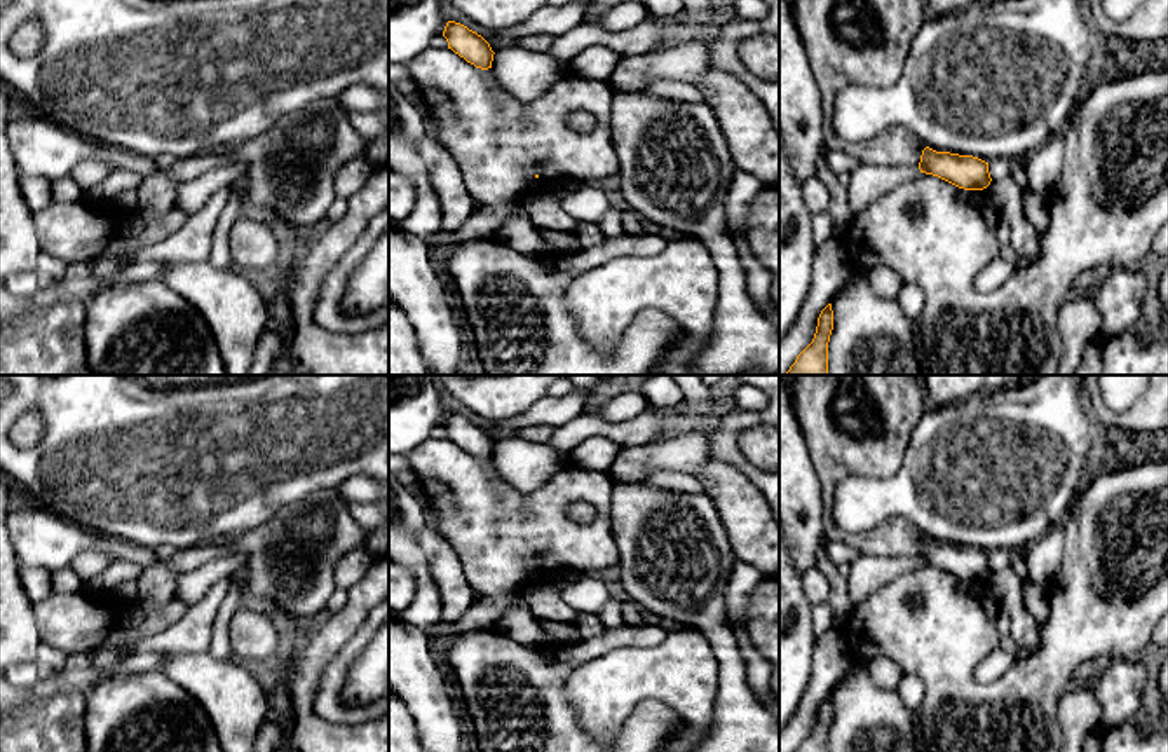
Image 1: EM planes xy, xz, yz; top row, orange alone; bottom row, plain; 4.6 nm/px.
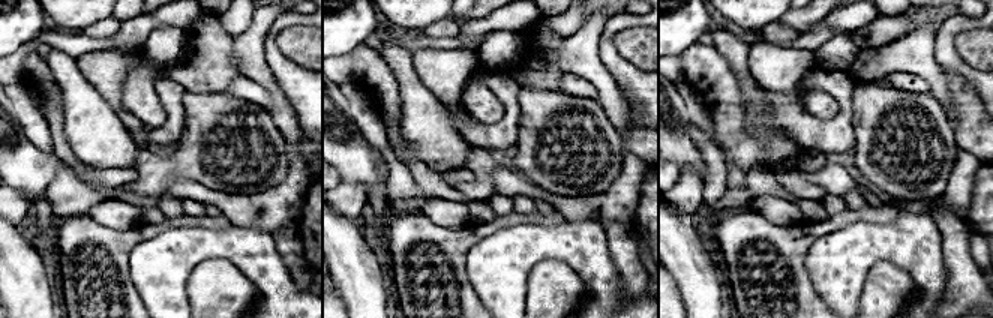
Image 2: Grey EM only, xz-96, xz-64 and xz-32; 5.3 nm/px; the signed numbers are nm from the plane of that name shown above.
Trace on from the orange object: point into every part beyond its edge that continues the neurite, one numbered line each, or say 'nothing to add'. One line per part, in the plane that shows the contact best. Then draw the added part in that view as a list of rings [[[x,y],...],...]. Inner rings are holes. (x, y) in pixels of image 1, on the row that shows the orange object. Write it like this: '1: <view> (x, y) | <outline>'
nothing to add

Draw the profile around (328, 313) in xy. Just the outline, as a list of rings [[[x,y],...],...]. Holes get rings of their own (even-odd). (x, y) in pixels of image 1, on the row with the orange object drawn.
[[[389,208],[378,213],[357,237],[354,246],[326,274],[314,309],[314,319],[335,333],[357,333],[389,323],[389,307],[366,314],[349,314],[340,305],[340,288],[349,281],[357,263],[371,251],[377,239],[389,229]]]

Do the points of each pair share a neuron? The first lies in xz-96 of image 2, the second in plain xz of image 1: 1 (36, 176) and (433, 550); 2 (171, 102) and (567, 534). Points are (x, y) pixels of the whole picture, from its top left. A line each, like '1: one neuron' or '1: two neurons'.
1: two neurons
2: one neuron

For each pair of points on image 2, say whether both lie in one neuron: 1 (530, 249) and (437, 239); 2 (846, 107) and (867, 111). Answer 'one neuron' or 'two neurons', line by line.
1: two neurons
2: two neurons

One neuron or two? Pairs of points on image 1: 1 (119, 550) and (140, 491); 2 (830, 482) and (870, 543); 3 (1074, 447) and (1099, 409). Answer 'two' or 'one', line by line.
1: two
2: one
3: two

